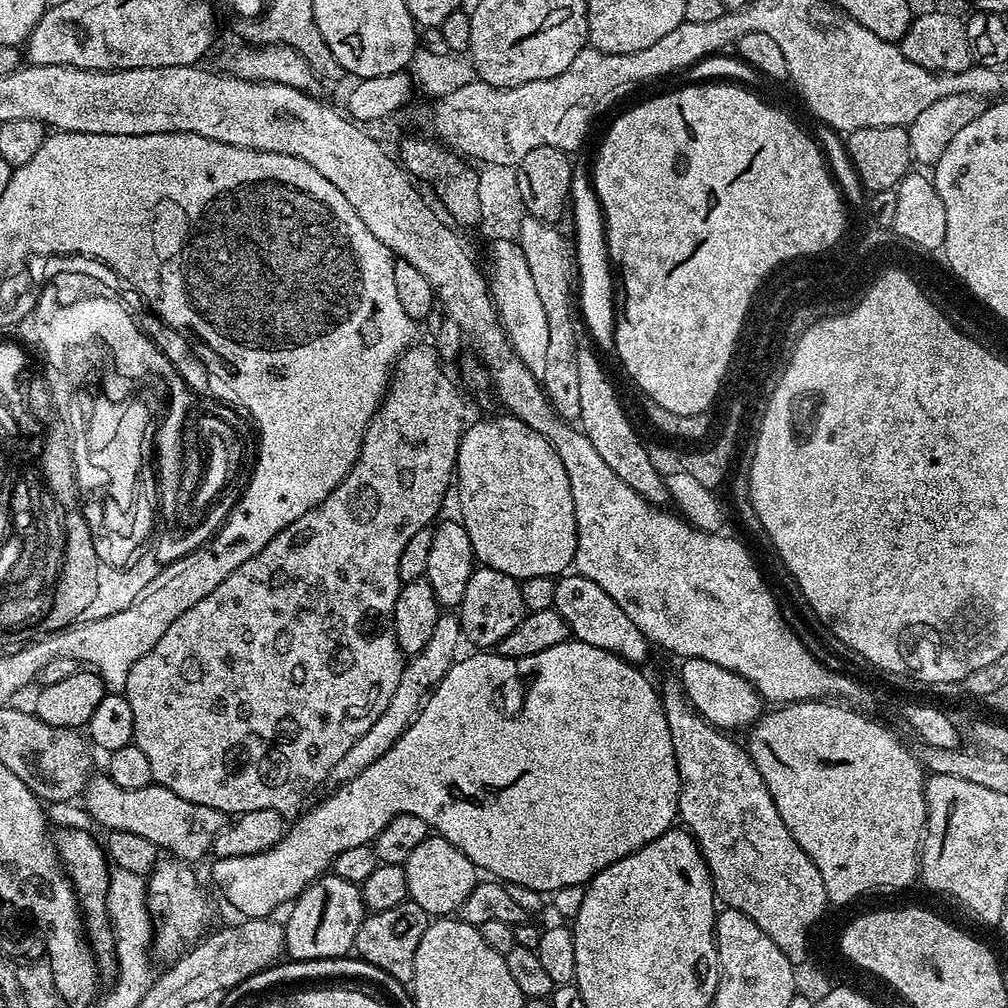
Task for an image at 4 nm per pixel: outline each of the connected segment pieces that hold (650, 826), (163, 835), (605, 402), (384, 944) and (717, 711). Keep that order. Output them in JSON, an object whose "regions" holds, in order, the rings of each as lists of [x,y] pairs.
{"regions":[[[[570,638],[558,646],[550,646],[550,650],[530,654],[526,658],[502,656],[496,650],[476,650],[471,654],[473,656],[468,656],[465,660],[464,657],[457,659],[450,671],[436,683],[415,720],[394,742],[394,746],[386,750],[382,758],[378,758],[378,762],[366,766],[366,770],[362,770],[358,778],[350,778],[332,790],[321,804],[314,805],[312,809],[309,807],[295,821],[297,824],[293,828],[291,825],[273,848],[267,848],[265,852],[253,856],[235,856],[215,861],[212,880],[220,887],[221,894],[241,912],[241,917],[271,917],[277,906],[295,901],[313,880],[325,875],[333,867],[338,854],[358,846],[362,838],[375,838],[395,816],[403,812],[422,818],[422,822],[426,822],[435,835],[445,836],[450,843],[458,846],[462,854],[466,854],[466,858],[473,860],[481,873],[508,886],[530,886],[530,890],[538,890],[541,894],[557,892],[562,890],[562,886],[587,885],[599,872],[606,870],[606,866],[654,842],[654,838],[658,838],[677,823],[680,811],[680,779],[674,758],[674,742],[670,742],[670,726],[666,722],[657,685],[655,688],[640,673],[641,669],[637,665],[575,638]]],[[[96,774],[89,779],[82,793],[82,806],[104,830],[139,834],[154,842],[169,857],[185,862],[209,855],[213,842],[226,827],[225,813],[216,808],[198,806],[198,802],[186,802],[186,798],[178,798],[174,790],[163,788],[155,782],[142,786],[142,790],[122,790],[122,786],[118,786],[118,782],[106,774]]],[[[581,347],[576,353],[580,404],[582,405],[578,421],[579,427],[584,436],[590,438],[594,450],[598,450],[598,454],[602,454],[602,462],[606,462],[606,466],[610,466],[610,470],[614,470],[614,474],[618,474],[618,478],[622,478],[622,482],[635,488],[641,496],[651,497],[651,492],[656,492],[659,488],[661,491],[662,476],[656,473],[656,468],[652,465],[652,460],[648,457],[648,452],[644,449],[639,434],[632,429],[632,424],[628,421],[623,406],[620,405],[620,396],[616,393],[611,378],[604,373],[604,368],[600,365],[598,358],[600,356],[591,347],[589,348]]],[[[411,898],[381,912],[369,911],[362,926],[358,926],[355,955],[370,966],[382,970],[388,980],[396,980],[405,986],[411,985],[414,978],[414,954],[418,954],[418,942],[422,942],[422,934],[428,929],[429,923],[428,913]]],[[[693,656],[681,659],[678,679],[688,695],[694,711],[699,716],[709,720],[715,728],[721,730],[733,730],[741,728],[747,730],[760,719],[762,715],[762,698],[756,692],[756,687],[746,678],[726,670],[722,666],[714,666],[714,662],[706,662],[706,658],[694,658]]]]}

